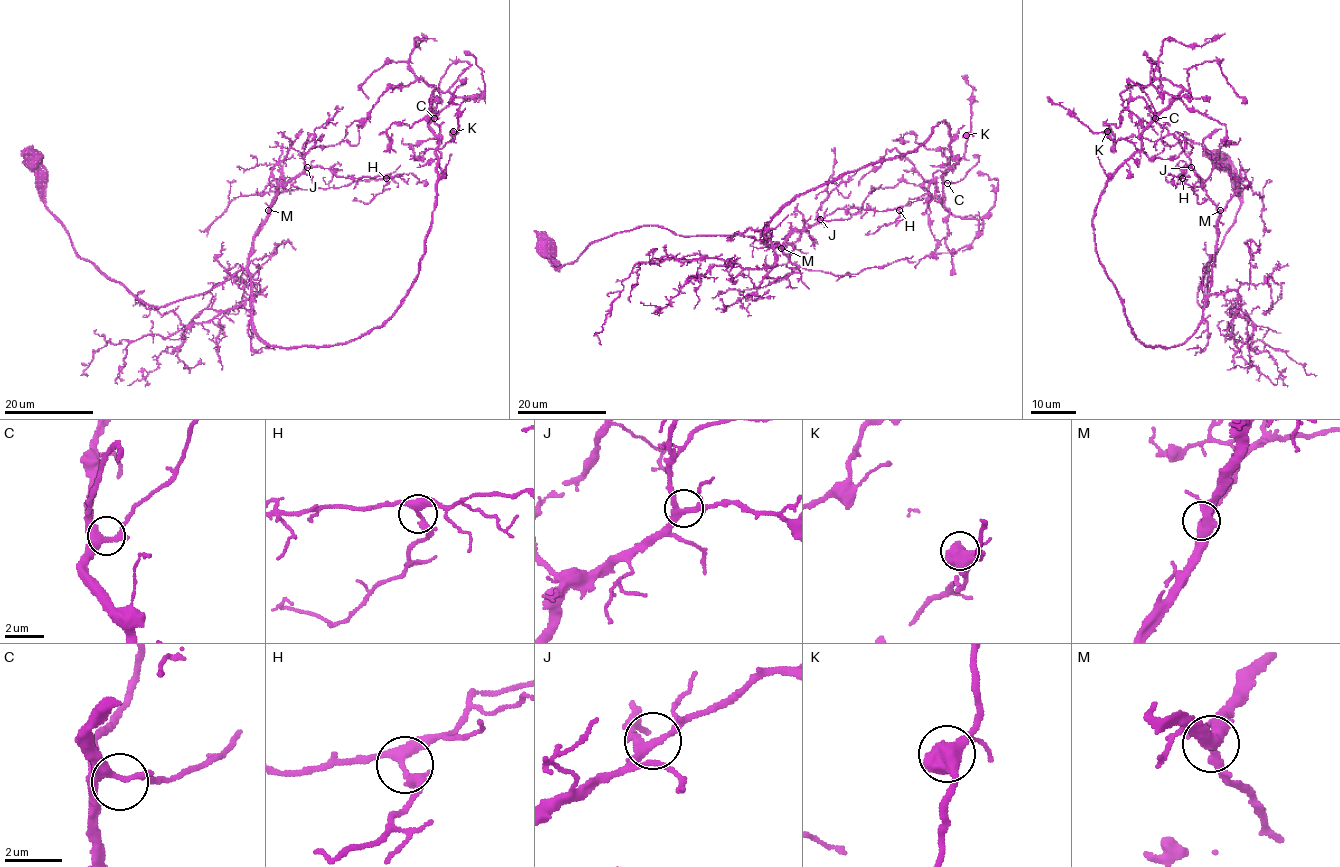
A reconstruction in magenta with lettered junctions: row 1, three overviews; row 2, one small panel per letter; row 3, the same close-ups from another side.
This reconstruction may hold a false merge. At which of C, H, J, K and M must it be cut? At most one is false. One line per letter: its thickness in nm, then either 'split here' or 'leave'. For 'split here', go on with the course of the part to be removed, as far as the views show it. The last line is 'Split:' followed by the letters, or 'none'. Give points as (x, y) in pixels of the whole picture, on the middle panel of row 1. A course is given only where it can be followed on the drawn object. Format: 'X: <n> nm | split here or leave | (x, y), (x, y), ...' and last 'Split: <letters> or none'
C: 280 nm | leave
H: 260 nm | leave
J: 260 nm | leave
K: 550 nm | leave
M: 400 nm | leave
Split: none

